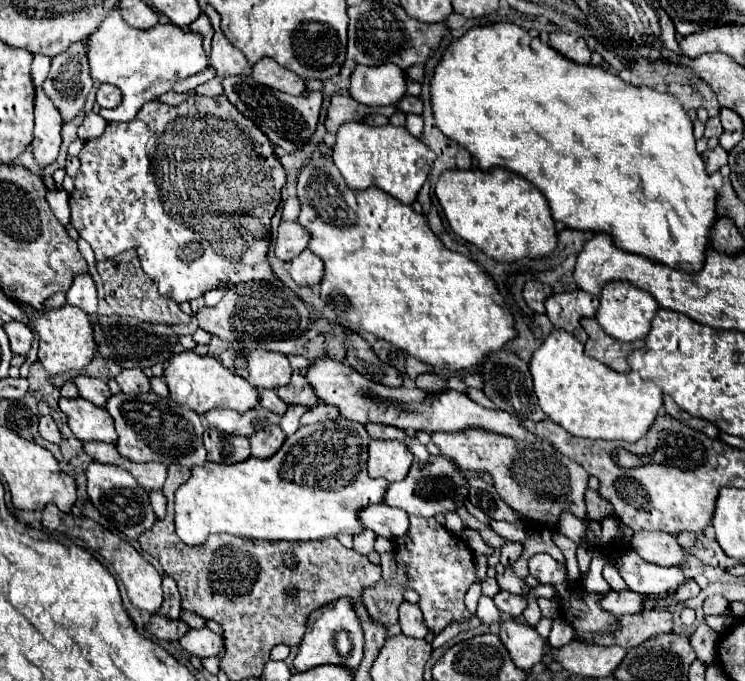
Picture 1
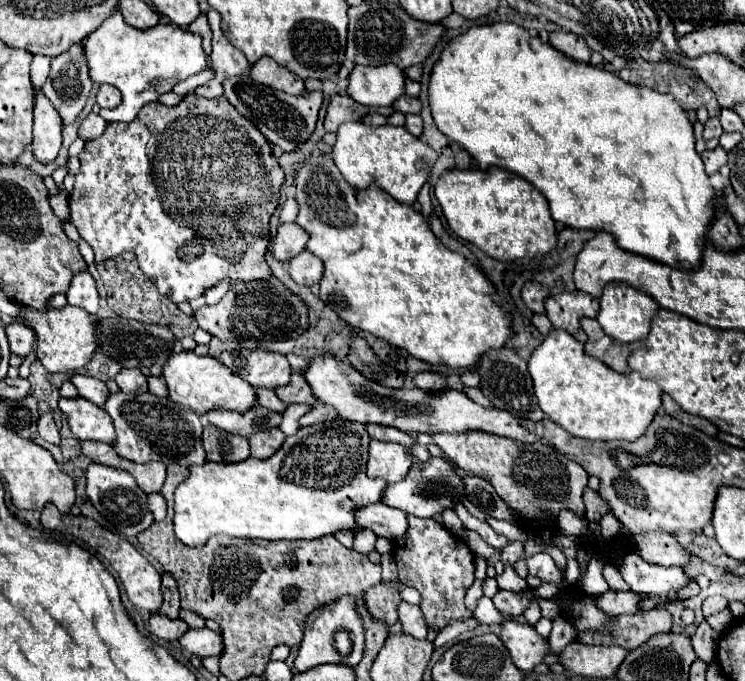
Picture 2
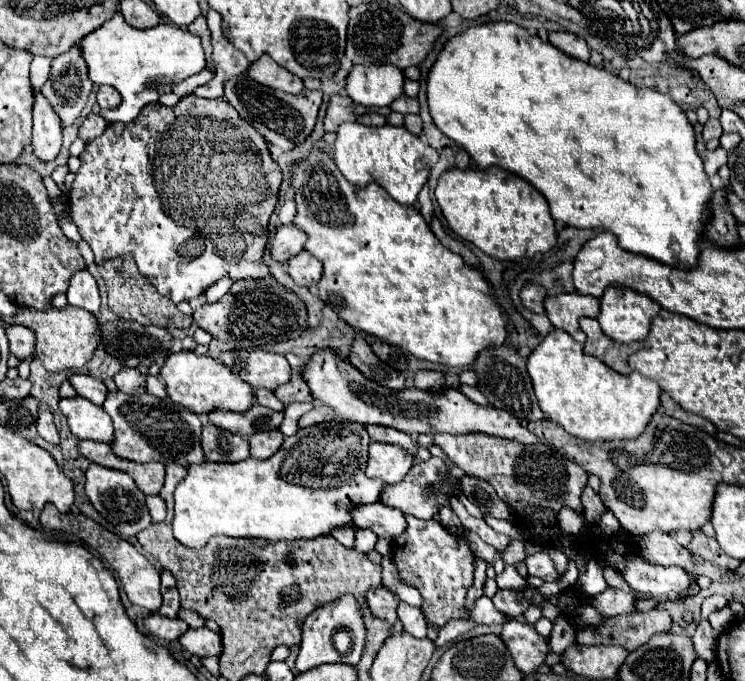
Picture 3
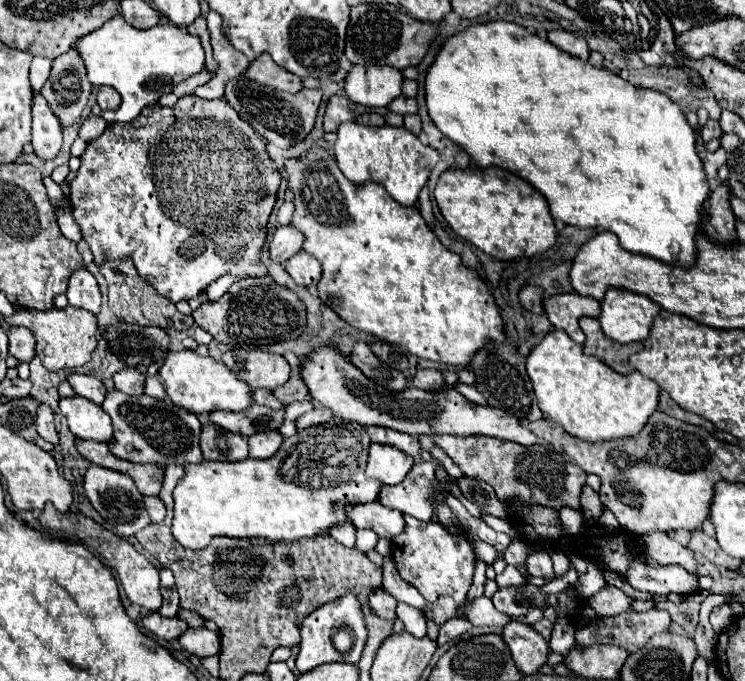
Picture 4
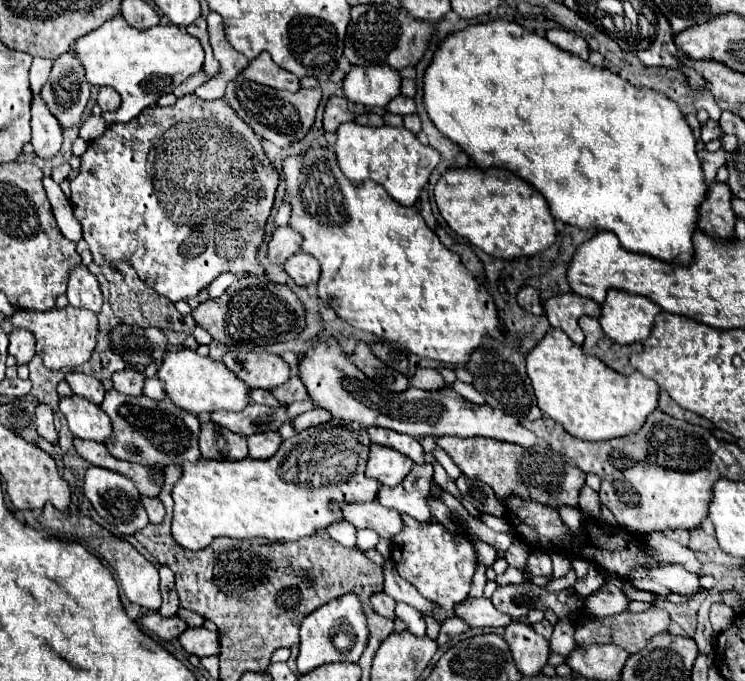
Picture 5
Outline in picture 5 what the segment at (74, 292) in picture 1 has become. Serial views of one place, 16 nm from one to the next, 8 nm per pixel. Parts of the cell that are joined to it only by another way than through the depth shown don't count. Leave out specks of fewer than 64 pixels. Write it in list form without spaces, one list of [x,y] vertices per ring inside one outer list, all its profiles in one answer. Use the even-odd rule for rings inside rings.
[[[76,266],[70,272],[66,296],[70,306],[76,306],[76,308],[86,308],[94,314],[98,314],[102,308],[102,292],[100,292],[98,280],[86,266]]]

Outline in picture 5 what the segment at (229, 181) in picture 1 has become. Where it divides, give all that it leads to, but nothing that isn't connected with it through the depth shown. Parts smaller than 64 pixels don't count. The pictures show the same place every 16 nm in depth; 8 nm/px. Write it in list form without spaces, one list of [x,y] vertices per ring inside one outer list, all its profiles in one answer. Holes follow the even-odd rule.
[[[190,94],[190,96],[178,98],[178,102],[168,108],[162,108],[158,104],[154,104],[152,108],[144,108],[140,116],[136,116],[134,120],[126,124],[110,124],[100,138],[88,144],[88,150],[80,156],[80,160],[82,160],[80,174],[70,182],[70,188],[72,188],[70,204],[74,208],[76,220],[82,226],[82,236],[88,242],[94,254],[94,262],[98,266],[112,262],[112,260],[130,260],[138,276],[148,286],[152,286],[158,294],[166,296],[172,302],[194,298],[200,290],[208,288],[210,282],[214,282],[224,272],[230,272],[236,276],[246,276],[246,274],[264,276],[266,274],[264,266],[260,266],[256,260],[256,252],[266,236],[264,228],[266,228],[270,210],[274,206],[274,196],[280,184],[280,174],[276,172],[274,164],[266,156],[262,148],[262,138],[256,136],[256,132],[252,132],[252,128],[248,128],[248,124],[244,124],[244,120],[240,120],[236,112],[224,100],[200,100],[198,96]]]

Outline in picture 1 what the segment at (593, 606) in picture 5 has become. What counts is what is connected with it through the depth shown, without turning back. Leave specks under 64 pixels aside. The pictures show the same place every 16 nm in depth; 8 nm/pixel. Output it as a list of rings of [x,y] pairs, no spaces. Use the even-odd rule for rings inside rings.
[[[622,590],[622,592],[608,592],[604,594],[602,598],[602,606],[616,614],[616,616],[622,616],[622,614],[636,614],[636,612],[642,612],[644,610],[644,600],[646,596],[640,596],[632,590]]]

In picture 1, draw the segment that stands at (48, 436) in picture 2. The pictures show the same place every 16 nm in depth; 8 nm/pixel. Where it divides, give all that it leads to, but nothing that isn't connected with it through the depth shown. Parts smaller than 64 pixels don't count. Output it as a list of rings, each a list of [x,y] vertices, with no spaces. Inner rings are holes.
[[[44,414],[42,418],[40,418],[40,436],[44,438],[44,440],[48,440],[48,442],[52,442],[52,444],[60,444],[60,438],[62,438],[62,434],[60,434],[60,430],[58,430],[58,426],[56,426],[56,422],[52,420],[52,416],[50,414]]]

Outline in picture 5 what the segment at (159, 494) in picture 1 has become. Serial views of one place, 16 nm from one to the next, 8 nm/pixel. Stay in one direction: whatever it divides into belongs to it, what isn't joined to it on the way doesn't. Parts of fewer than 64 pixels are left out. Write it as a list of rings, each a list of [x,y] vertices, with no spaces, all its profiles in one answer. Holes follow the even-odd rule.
[[[144,498],[144,508],[146,508],[152,524],[160,524],[164,520],[164,516],[166,516],[164,504],[158,498]]]

